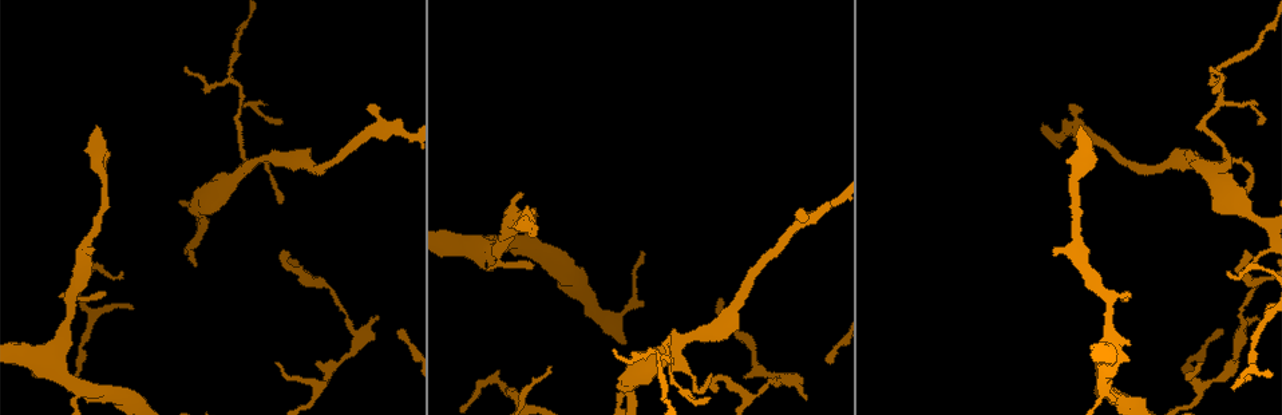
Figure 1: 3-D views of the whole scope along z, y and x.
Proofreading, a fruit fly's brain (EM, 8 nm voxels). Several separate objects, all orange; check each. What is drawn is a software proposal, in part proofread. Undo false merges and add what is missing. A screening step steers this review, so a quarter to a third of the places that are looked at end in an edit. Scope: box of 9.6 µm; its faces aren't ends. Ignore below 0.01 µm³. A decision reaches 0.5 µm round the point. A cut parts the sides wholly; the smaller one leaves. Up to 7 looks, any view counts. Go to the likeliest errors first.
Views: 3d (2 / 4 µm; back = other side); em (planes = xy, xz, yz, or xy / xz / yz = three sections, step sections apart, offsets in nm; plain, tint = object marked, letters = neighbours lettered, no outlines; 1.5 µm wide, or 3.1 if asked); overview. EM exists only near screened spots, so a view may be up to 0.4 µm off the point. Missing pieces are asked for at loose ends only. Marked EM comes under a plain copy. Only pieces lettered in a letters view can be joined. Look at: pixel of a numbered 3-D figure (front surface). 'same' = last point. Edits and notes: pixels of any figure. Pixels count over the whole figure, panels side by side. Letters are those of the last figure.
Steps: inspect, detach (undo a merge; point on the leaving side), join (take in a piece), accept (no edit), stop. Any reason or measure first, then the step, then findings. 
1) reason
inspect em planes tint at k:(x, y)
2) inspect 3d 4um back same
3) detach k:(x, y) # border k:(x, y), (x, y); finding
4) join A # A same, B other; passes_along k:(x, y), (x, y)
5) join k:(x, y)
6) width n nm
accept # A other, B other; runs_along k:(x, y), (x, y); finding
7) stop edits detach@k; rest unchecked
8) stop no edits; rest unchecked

branch stops here
inspect 3d 2um at 1:(279, 204)

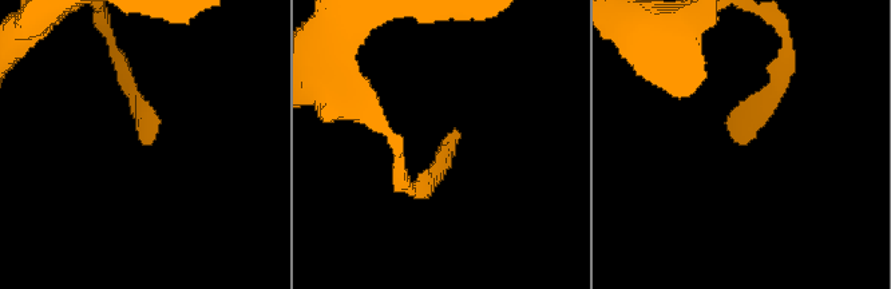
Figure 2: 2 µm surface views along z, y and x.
need the tissue
inspect em planes letters at 2:(736, 141)

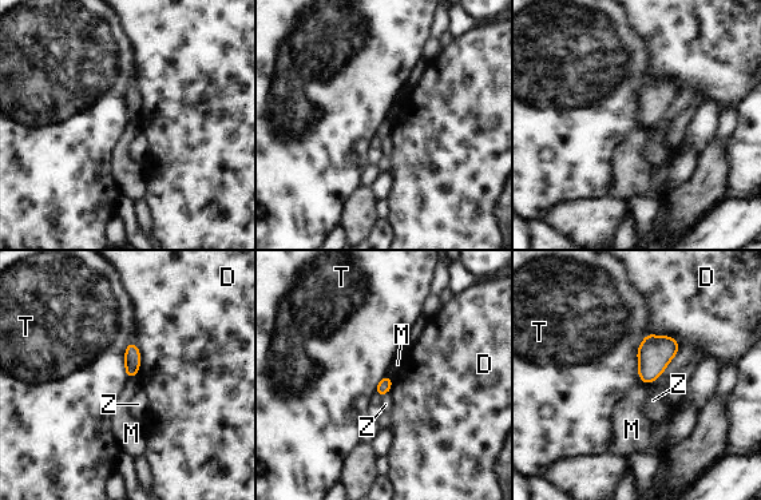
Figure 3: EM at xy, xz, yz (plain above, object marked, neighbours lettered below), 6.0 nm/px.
accept # D other, M other, T other, Z other; border 3:(646, 332), (637, 350), (641, 381); none of them fits

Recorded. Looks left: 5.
an open end
inspect em planes letters at 1:(1258, 119)

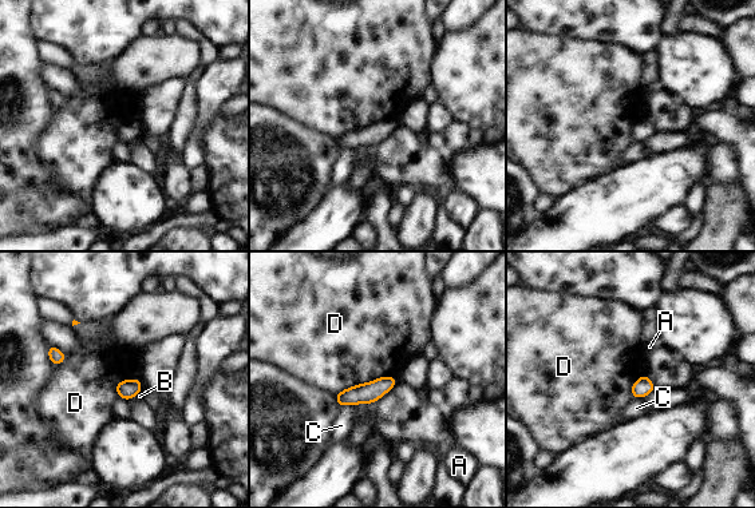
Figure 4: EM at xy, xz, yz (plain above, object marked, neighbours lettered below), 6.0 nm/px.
accept # A other, B other, C other, D other; border 4:(396, 377), (379, 376), (335, 396); no lettered piece goes on from it

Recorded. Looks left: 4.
branch point
inspect em planes letters at 1:(748, 341)

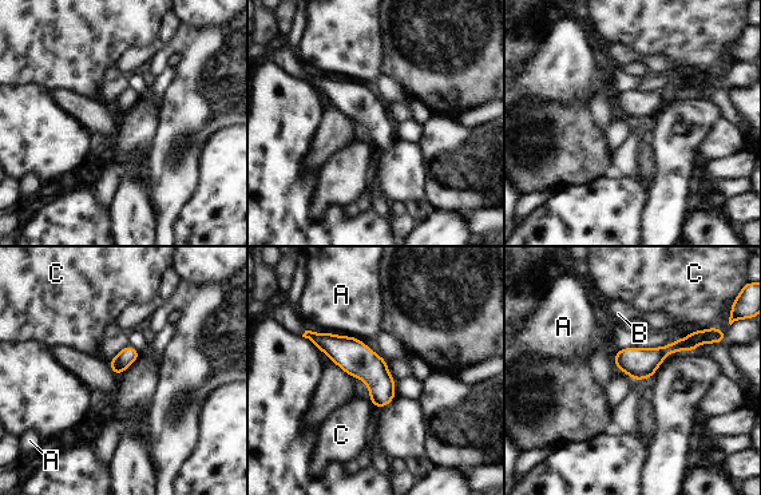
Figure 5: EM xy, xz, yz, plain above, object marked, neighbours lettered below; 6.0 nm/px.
accept # A other, B other, C other; border 5:(712, 327), (692, 332); all the same cell

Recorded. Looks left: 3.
stop no edits; rest unchecked

